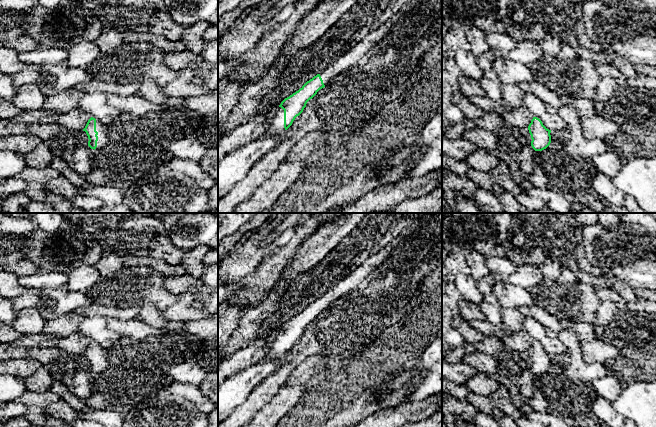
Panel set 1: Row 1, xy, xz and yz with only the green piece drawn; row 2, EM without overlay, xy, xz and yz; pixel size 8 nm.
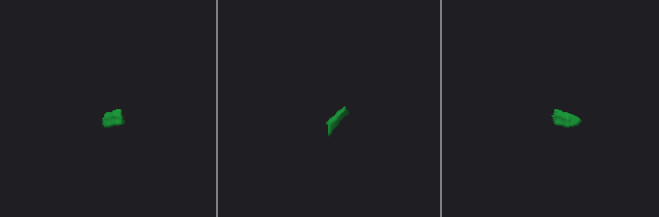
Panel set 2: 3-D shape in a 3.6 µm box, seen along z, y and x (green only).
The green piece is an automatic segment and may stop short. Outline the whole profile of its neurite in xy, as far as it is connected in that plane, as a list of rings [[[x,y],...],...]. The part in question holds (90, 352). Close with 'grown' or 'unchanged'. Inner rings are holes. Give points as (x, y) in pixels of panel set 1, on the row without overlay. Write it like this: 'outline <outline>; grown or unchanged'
outline [[[93,341],[88,344],[83,355],[88,360],[88,370],[91,373],[100,374],[109,366],[107,348],[103,348]]]; grown

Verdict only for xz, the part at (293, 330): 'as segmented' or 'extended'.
extended

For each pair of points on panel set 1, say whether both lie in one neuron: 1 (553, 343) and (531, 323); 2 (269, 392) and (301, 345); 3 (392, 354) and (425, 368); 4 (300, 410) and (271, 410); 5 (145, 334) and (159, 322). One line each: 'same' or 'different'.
1: same
2: same
3: different
4: different
5: different

